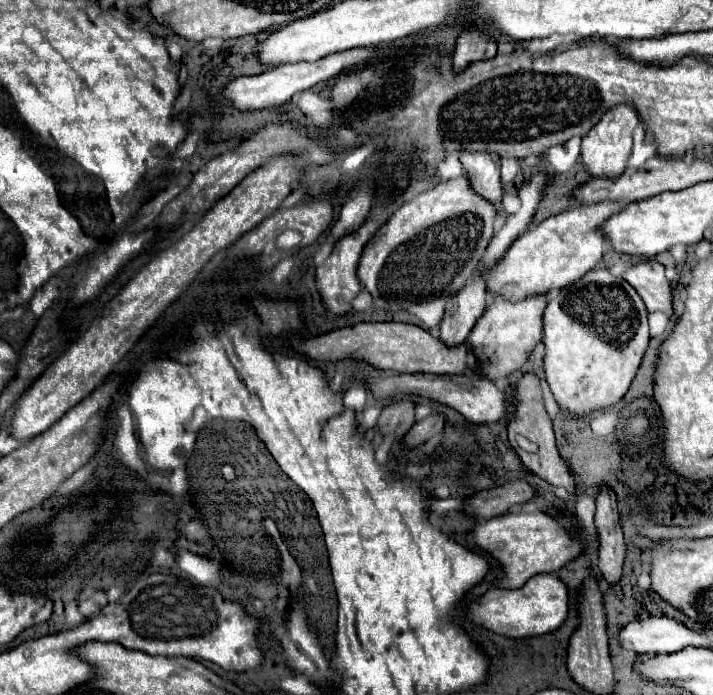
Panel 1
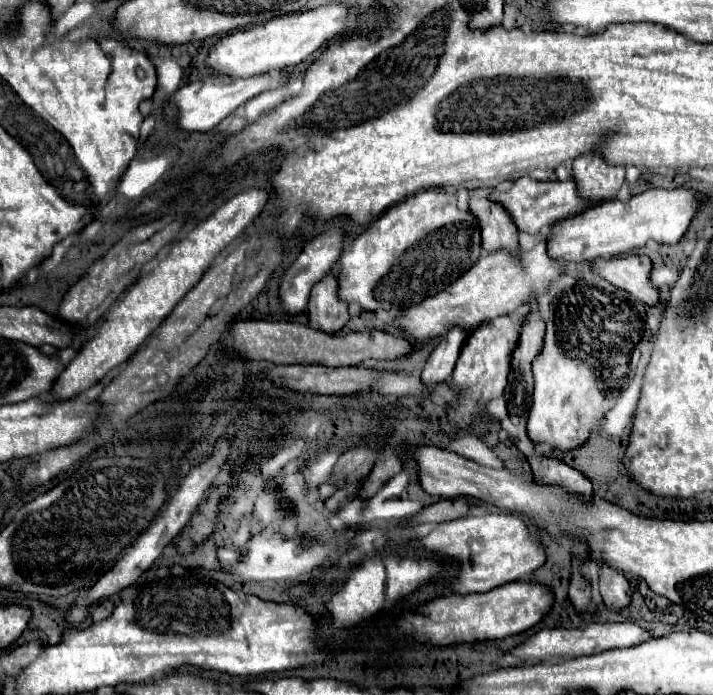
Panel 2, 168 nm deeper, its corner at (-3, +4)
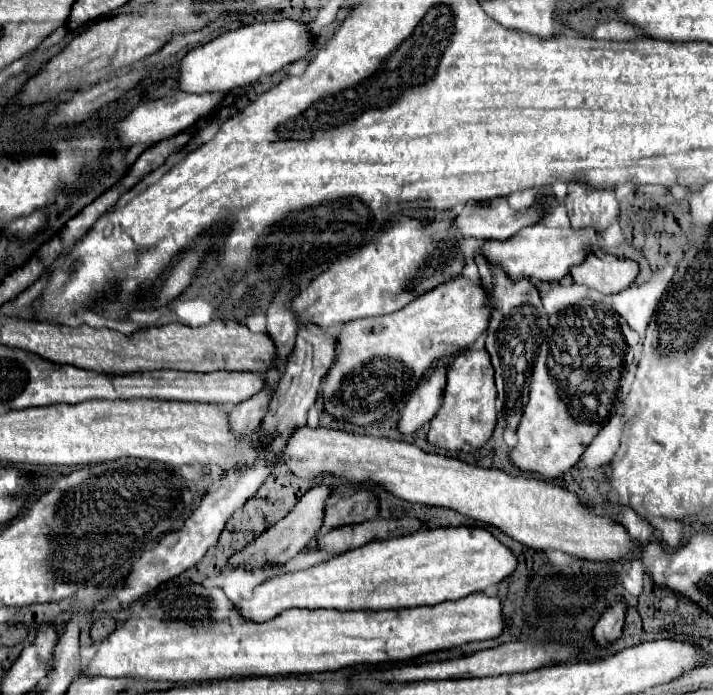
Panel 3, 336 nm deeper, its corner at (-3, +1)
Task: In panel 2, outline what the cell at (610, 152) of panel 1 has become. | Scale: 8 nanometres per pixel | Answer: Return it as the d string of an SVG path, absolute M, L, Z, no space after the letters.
M587 152L575 158L573 176L581 196L589 200L613 200L625 182L625 166L609 164L601 154Z

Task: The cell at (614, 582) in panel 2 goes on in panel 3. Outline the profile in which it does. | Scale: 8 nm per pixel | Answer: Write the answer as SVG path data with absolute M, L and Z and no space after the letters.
M615 601L613 607L609 607L601 619L597 621L597 625L593 627L593 639L599 647L607 647L611 643L615 643L621 637L621 629L623 629L623 619L625 619L625 603L623 601Z

